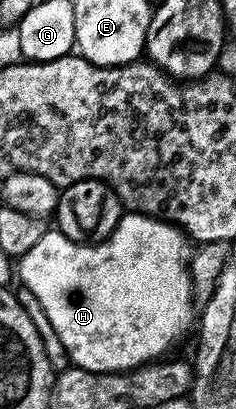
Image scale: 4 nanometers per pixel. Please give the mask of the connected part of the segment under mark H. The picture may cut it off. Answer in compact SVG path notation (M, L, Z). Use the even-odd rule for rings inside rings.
M129 212L122 215L121 220L115 226L115 230L106 240L94 242L92 244L76 244L71 238L64 236L62 232L56 230L46 230L43 238L27 250L19 258L19 280L35 298L39 298L39 306L51 318L51 326L55 326L55 334L59 334L59 342L69 355L70 365L82 368L88 372L132 372L134 370L144 369L145 365L152 364L164 357L165 352L172 344L177 344L189 332L189 327L195 324L195 308L193 312L193 300L195 293L193 290L193 274L190 268L191 264L191 241L185 233L177 227L176 224L169 224L166 220L156 220L154 216L142 216L139 212Z

